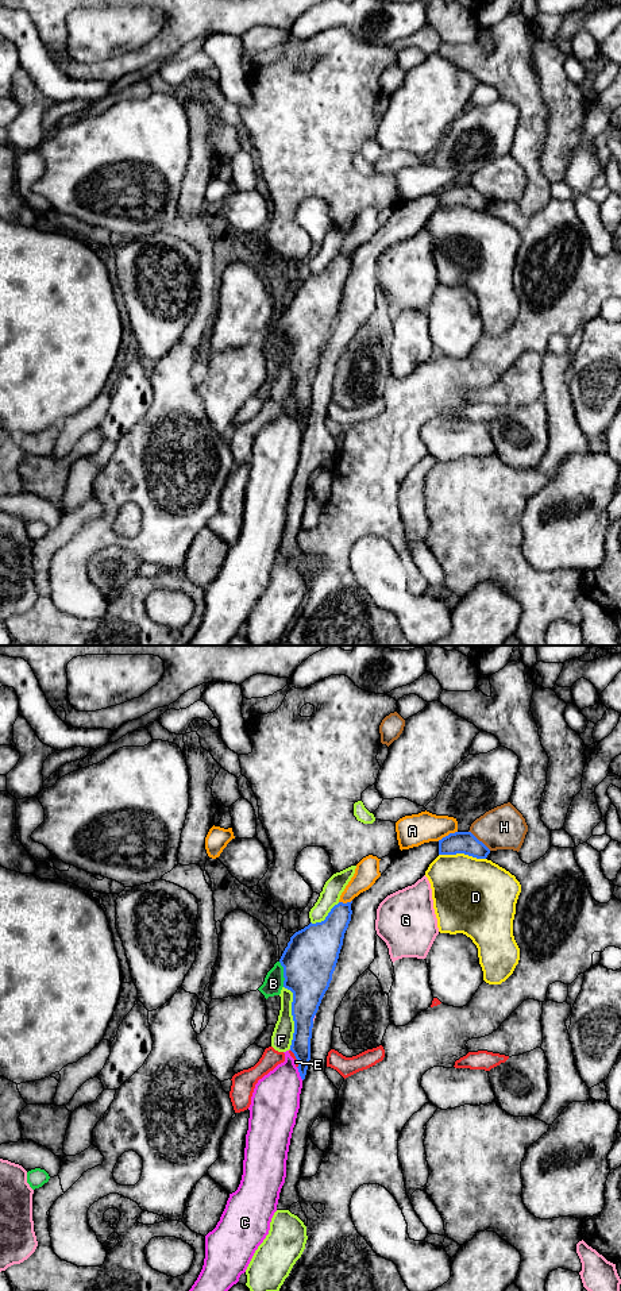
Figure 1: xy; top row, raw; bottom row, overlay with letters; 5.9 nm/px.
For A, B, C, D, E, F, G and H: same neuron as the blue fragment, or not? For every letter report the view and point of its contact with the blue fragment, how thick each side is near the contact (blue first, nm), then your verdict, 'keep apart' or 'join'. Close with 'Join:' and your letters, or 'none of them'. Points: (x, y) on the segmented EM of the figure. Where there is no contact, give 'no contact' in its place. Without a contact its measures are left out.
A: xy (448, 835) | 130/190 nm | keep apart
B: xy (284, 974) | 320/120 nm | join
C: xy (300, 1074) | 110/280 nm | keep apart
D: xy (462, 852) | 130/420 nm | keep apart
E: xy (296, 1058) | 120/30 nm | keep apart
F: xy (293, 1017) | 260/130 nm | keep apart
G: xy (313, 1017) | 260/20 nm | keep apart
H: xy (478, 840) | 130/260 nm | keep apart
Join: B

